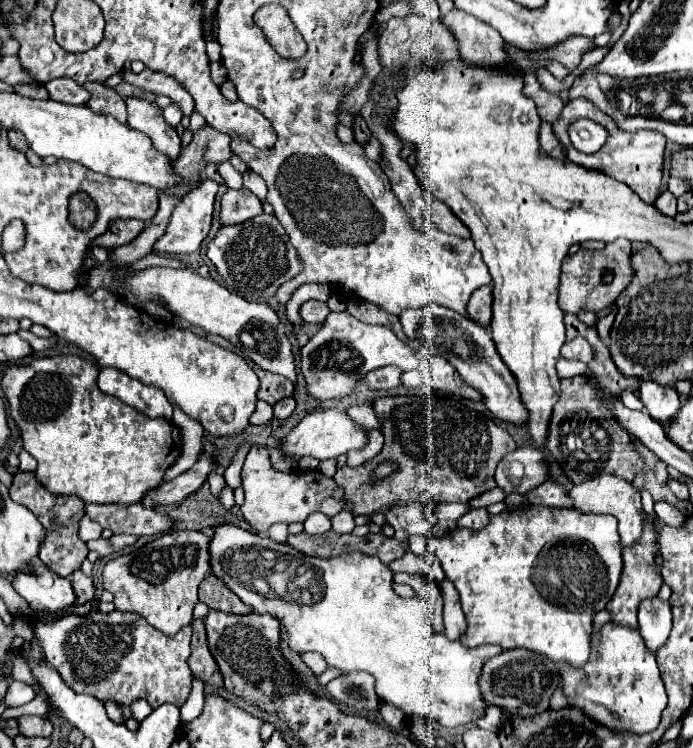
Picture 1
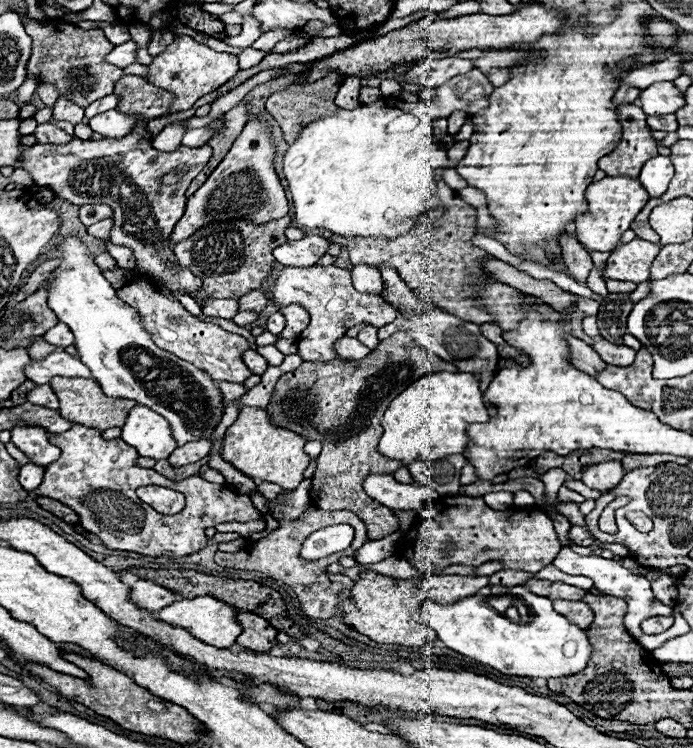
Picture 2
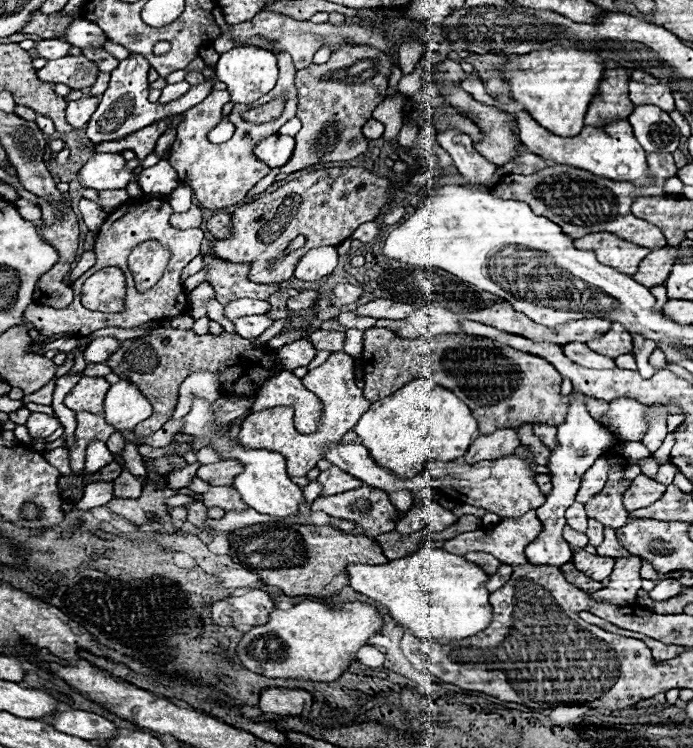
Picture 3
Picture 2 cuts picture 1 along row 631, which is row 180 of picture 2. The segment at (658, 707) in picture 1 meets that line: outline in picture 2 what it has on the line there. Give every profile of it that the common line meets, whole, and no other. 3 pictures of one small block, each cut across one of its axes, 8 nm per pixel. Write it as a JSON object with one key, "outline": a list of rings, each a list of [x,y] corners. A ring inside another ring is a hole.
{"outline":[[[626,176],[604,178],[600,182],[592,182],[586,188],[586,202],[590,204],[590,212],[578,216],[576,220],[576,238],[590,252],[614,252],[621,244],[622,234],[630,228],[634,216],[644,208],[648,196],[638,180],[630,180]]]}

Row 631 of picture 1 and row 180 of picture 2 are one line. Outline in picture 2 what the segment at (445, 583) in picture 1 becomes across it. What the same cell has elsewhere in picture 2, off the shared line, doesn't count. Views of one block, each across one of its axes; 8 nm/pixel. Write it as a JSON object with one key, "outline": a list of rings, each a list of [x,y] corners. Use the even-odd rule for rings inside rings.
{"outline":[[[446,168],[444,174],[442,174],[442,178],[446,180],[446,184],[448,184],[452,190],[462,190],[462,188],[468,186],[466,180],[464,180],[464,178],[454,170],[454,168]]]}

